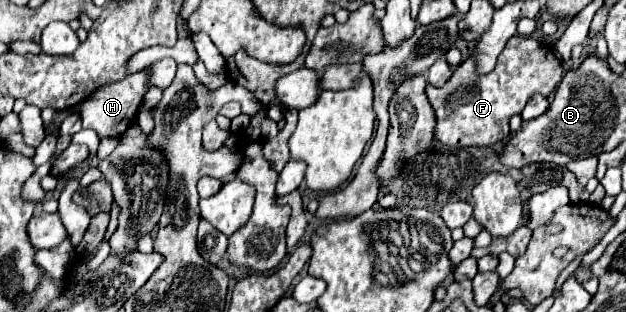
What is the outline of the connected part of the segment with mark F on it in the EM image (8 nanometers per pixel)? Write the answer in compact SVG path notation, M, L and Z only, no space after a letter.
M513 36L505 50L499 54L497 66L491 74L475 74L475 62L465 60L457 66L453 76L443 84L443 88L427 86L427 98L435 110L435 138L451 148L465 148L465 146L489 146L495 142L503 142L509 136L509 118L513 114L521 114L523 106L531 98L531 94L541 92L543 96L549 96L555 86L559 86L563 78L563 66L561 60L557 60L555 52L537 42L535 38L523 38L523 36Z

